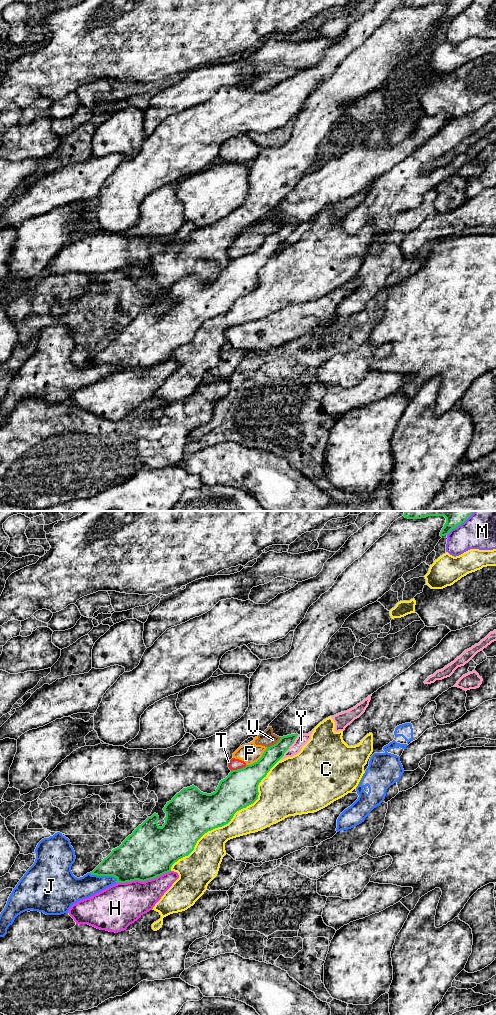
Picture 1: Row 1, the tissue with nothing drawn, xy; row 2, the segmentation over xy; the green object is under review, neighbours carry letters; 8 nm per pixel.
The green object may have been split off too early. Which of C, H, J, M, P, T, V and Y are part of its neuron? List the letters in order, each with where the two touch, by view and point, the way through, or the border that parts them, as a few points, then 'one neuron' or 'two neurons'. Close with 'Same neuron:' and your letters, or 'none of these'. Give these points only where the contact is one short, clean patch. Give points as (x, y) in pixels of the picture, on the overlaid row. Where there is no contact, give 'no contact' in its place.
C: meets green in xy at (230, 820); two neurons
H: meets green in xy at (143, 881); two neurons
J: meets green in xy at (103, 875); two neurons
M: meets green in xy at (460, 524); two neurons
P: meets green in xy at (259, 759); border along xy (267, 747), (256, 761), (246, 765); two neurons
T: meets green in xy at (238, 769); border along xy (246, 765), (231, 771); two neurons
V: meets green in xy at (274, 744); border along xy (281, 737), (267, 747); two neurons
Y: meets green in xy at (288, 748); two neurons
Same neuron: none of these

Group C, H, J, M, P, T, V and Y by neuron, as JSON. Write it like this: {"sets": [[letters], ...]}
{"sets": [["C"], ["H"], ["J"], ["M"], ["P", "T", "V"], ["Y"]]}

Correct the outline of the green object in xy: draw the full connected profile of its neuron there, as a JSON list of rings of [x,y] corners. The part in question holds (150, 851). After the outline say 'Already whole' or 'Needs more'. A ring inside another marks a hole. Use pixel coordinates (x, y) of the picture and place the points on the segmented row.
[[[296,733],[281,737],[276,744],[266,748],[257,762],[232,770],[211,794],[201,792],[194,785],[183,788],[163,808],[166,817],[162,827],[157,823],[158,814],[154,813],[139,825],[119,847],[113,849],[90,874],[113,876],[117,879],[117,884],[135,880],[145,882],[170,872],[172,865],[179,859],[188,856],[205,833],[228,824],[237,811],[246,808],[258,799],[259,783],[284,756],[297,736]]]. Already whole

